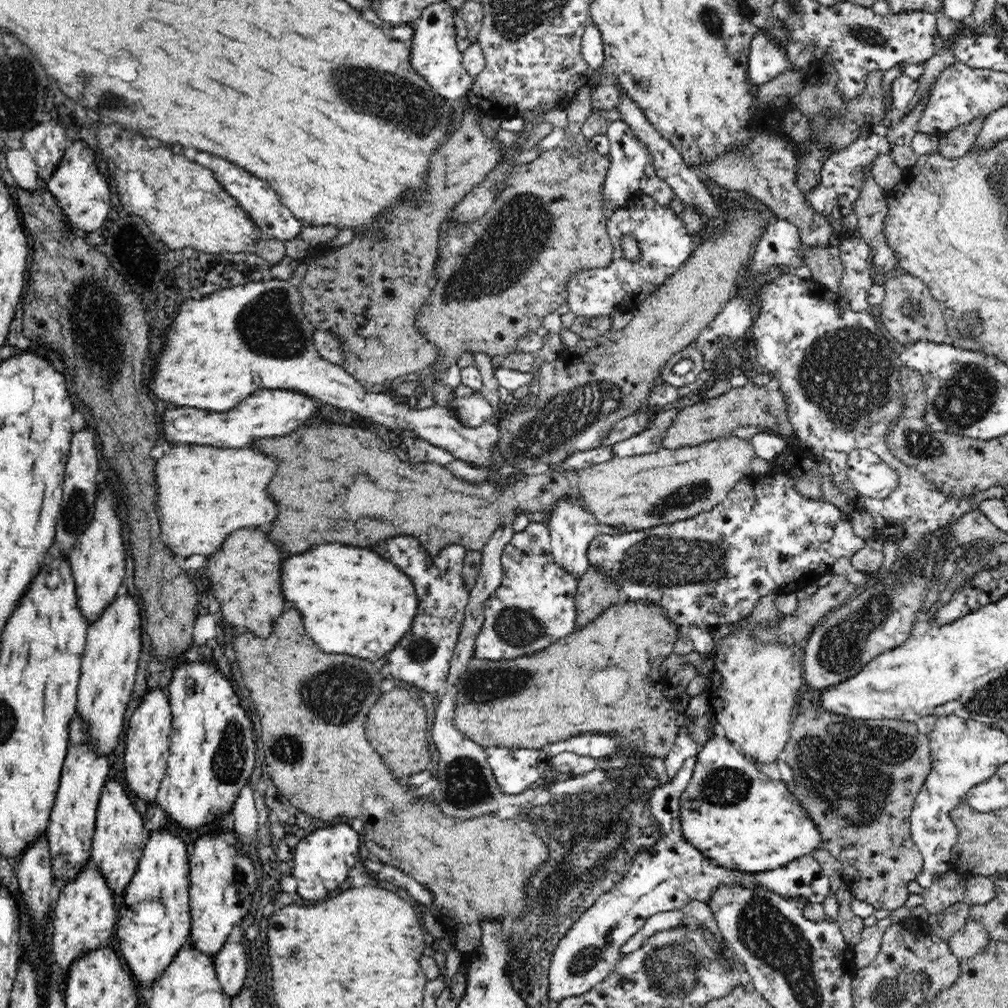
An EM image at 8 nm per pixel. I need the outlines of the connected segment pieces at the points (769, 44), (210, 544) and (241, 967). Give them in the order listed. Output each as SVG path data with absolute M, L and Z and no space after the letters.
M758 30L750 45L749 82L757 87L776 78L785 68L792 68L788 56L785 46L780 46L768 33Z
M174 446L157 460L155 482L158 489L156 510L160 516L160 540L174 556L188 558L192 554L214 554L218 546L238 528L268 524L278 510L268 494L268 482L278 468L278 460L258 454L254 448L246 450L218 450L216 446Z
M227 940L214 957L216 976L224 993L231 998L238 996L238 992L244 988L244 978L248 970L244 944L242 941Z

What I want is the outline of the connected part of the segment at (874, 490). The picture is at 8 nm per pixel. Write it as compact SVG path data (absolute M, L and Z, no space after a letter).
M855 449L847 457L850 487L859 495L882 500L898 488L898 475L876 454L867 449Z

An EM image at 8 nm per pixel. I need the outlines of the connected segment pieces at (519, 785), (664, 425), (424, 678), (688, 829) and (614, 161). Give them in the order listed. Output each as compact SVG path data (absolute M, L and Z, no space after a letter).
M498 746L486 748L486 756L500 790L513 795L536 784L551 760L546 749L509 749Z
M681 402L678 408L661 412L641 434L633 438L618 442L614 446L613 456L622 458L622 456L640 456L662 449L662 441L666 436L667 428L680 416L684 410L685 402Z
M412 535L388 537L384 544L378 542L374 546L376 554L394 562L411 578L418 597L418 612L410 624L408 636L400 639L398 646L380 661L388 666L389 677L431 693L436 693L442 682L446 682L458 630L464 620L464 606L470 596L470 588L463 581L465 551L464 545L448 545L432 554Z
M721 731L720 733L711 734L711 739L703 744L701 751L696 757L692 778L686 786L686 790L683 790L680 794L679 805L681 815L679 816L679 820L681 822L681 831L684 839L686 839L690 845L694 846L696 850L700 850L700 853L706 856L706 859L728 870L736 870L742 873L764 873L768 870L775 870L785 866L788 862L793 862L795 859L811 855L815 850L819 849L822 842L822 835L818 833L818 827L814 826L814 822L810 822L810 815L806 814L806 810L800 806L800 802L794 798L794 793L790 790L791 787L787 786L782 779L780 782L774 782L774 780L770 780L769 777L764 776L764 773L756 769L750 760L734 749L732 743L727 741L727 738Z
M617 120L610 122L606 130L609 138L610 167L606 178L604 178L604 188L602 188L602 201L608 214L612 213L612 208L624 206L625 202L634 194L639 193L640 178L644 175L644 168L650 162L650 151L643 148L642 143L634 137L634 131L624 124L624 121Z

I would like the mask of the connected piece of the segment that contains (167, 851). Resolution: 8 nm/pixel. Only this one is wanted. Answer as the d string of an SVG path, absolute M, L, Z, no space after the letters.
M174 829L152 831L138 868L118 901L117 944L140 989L152 986L190 940L189 860L186 844Z

